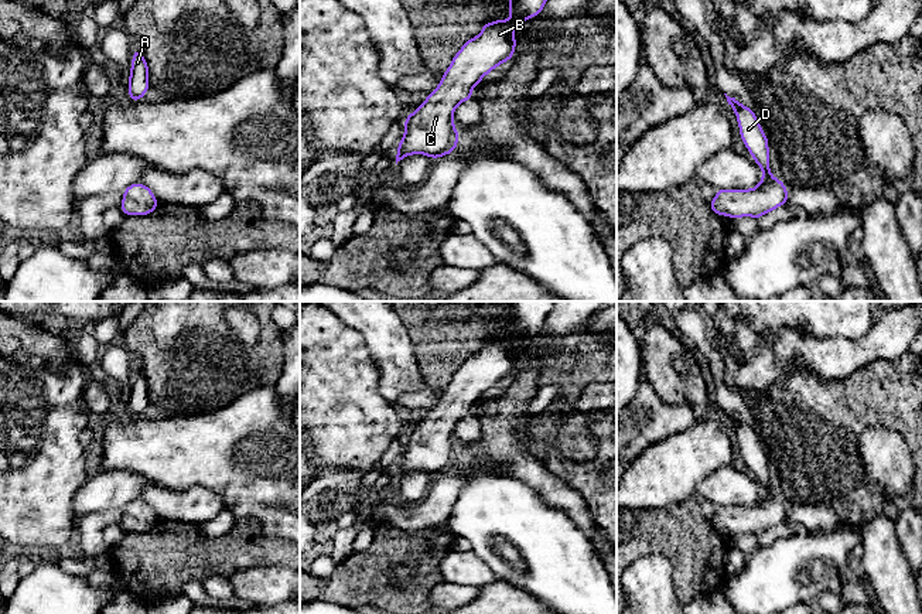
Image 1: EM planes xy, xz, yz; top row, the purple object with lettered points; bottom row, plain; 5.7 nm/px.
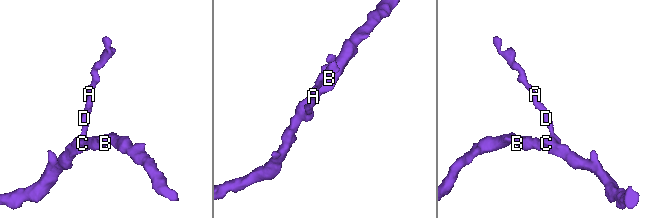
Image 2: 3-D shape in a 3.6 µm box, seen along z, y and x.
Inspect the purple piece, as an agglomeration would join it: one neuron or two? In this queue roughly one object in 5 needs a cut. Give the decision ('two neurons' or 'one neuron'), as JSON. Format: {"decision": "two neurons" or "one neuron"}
{"decision": "one neuron"}

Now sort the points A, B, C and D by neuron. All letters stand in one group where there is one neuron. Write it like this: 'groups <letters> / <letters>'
groups A B C D

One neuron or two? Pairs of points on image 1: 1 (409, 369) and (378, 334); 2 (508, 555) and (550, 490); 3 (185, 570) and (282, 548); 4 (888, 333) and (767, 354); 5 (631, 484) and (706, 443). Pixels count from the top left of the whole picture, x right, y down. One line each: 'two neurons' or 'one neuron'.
1: one neuron
2: two neurons
3: one neuron
4: one neuron
5: one neuron

